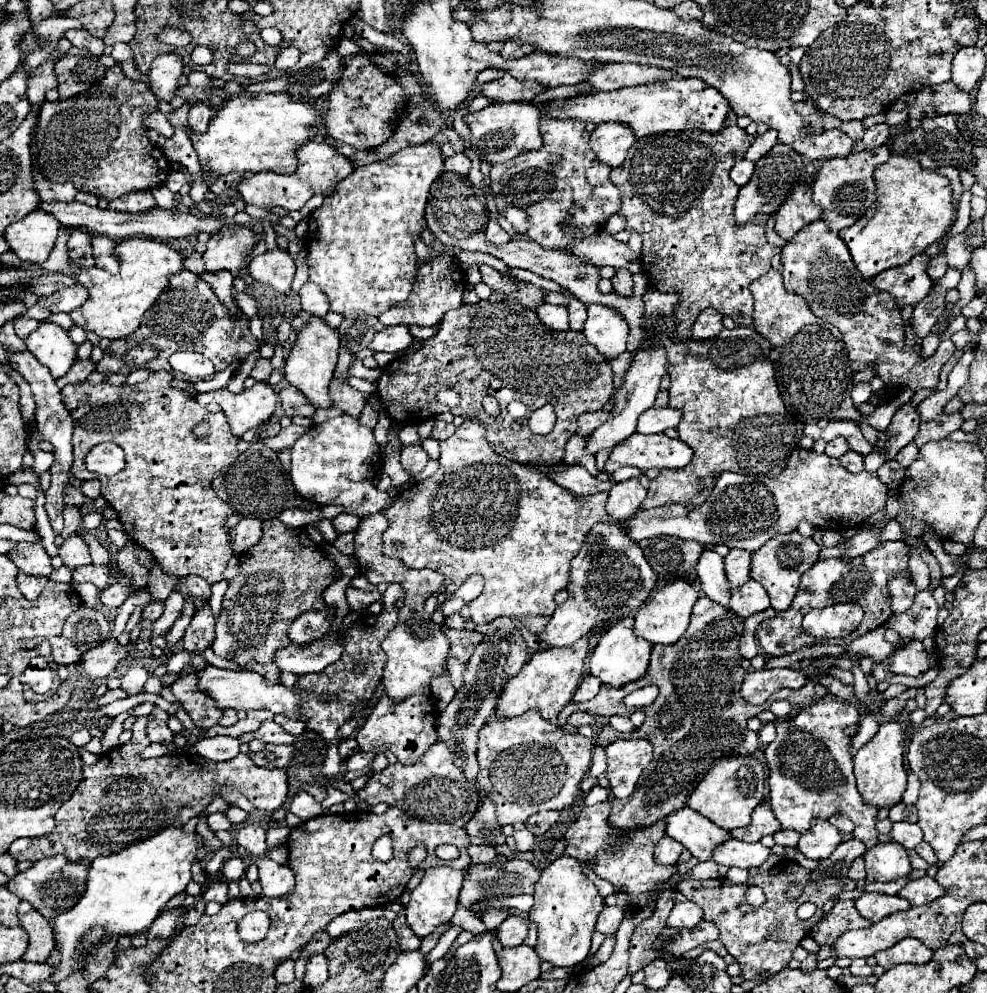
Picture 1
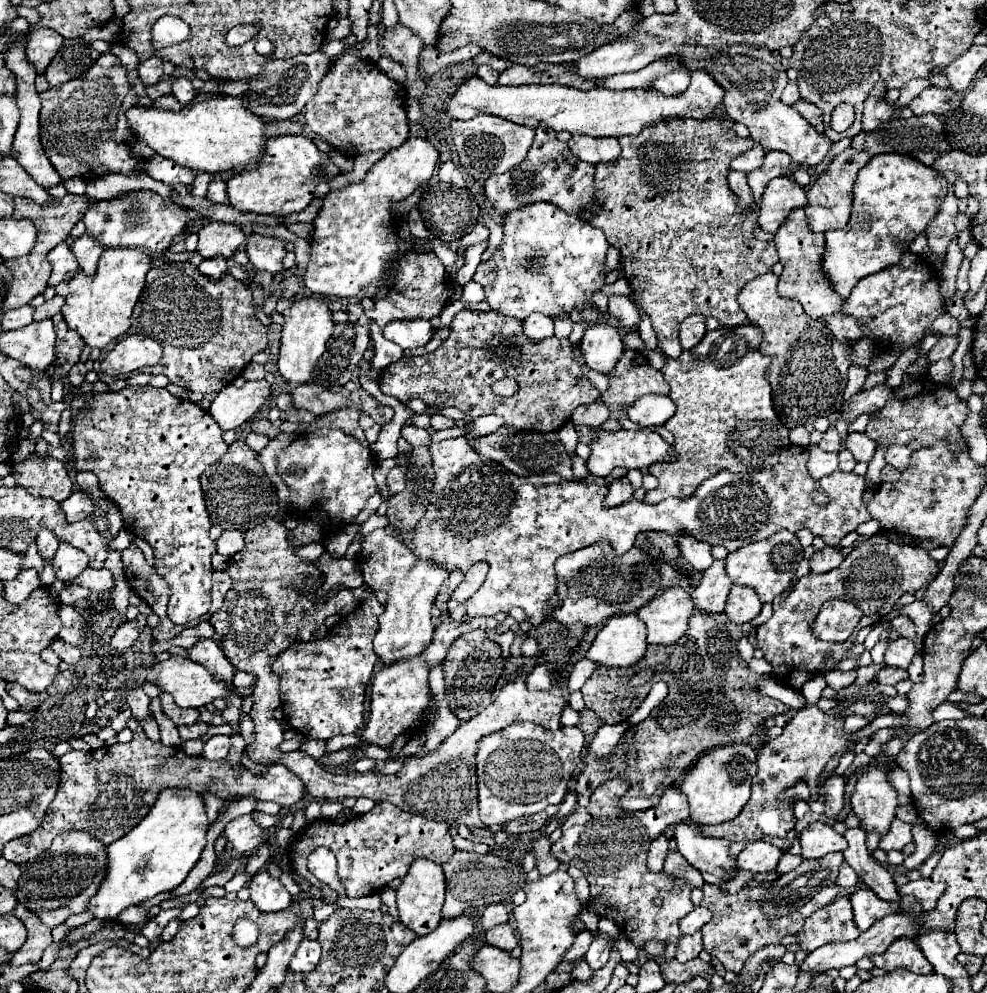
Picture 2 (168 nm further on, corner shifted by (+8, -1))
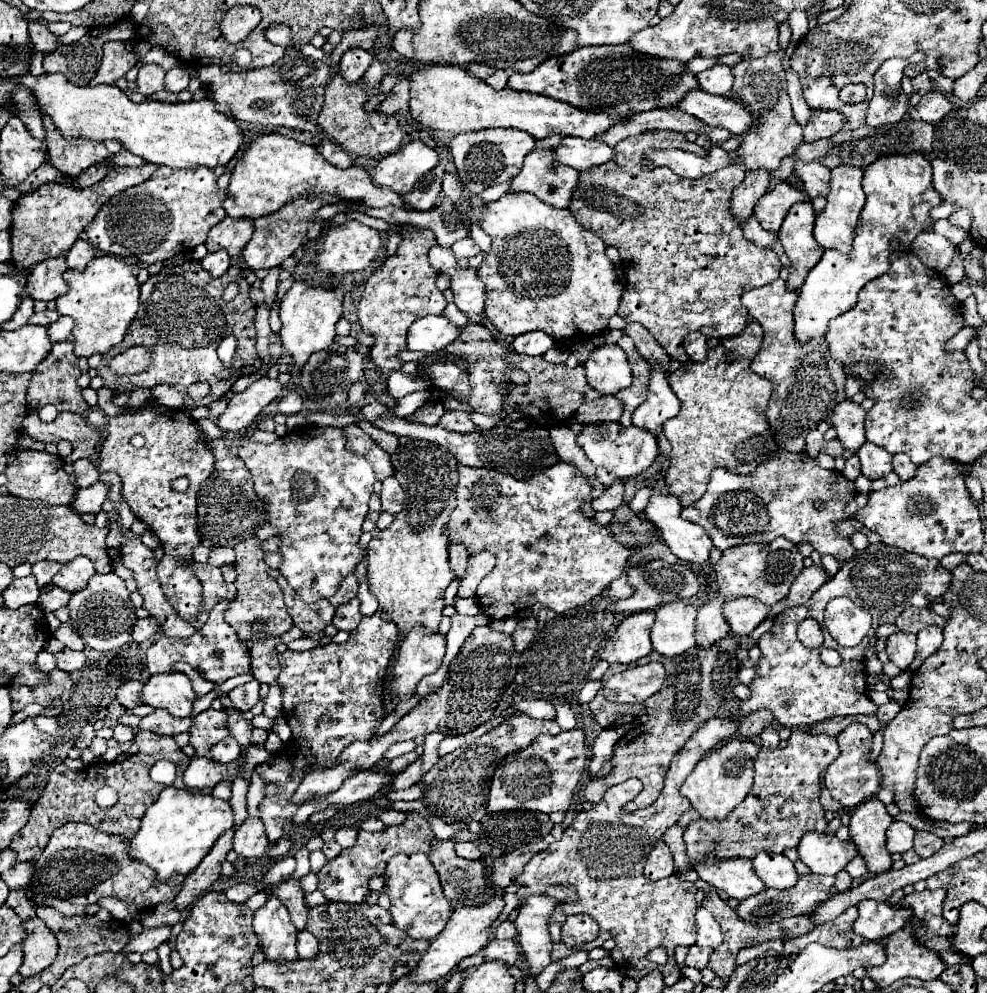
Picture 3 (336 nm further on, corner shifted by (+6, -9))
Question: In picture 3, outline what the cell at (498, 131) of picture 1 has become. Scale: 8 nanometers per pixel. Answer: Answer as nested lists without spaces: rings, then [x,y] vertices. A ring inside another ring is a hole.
[[[492,128],[492,130],[454,136],[450,150],[452,150],[452,158],[460,174],[460,180],[466,184],[468,190],[472,190],[474,194],[480,194],[490,186],[496,186],[500,182],[506,182],[518,176],[522,170],[522,162],[526,154],[534,150],[534,144],[536,140],[528,132],[512,130],[512,128]]]

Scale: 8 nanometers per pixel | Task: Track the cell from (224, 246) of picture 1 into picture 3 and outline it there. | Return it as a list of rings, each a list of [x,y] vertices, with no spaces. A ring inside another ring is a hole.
[[[226,216],[222,222],[218,222],[206,238],[208,252],[216,252],[220,248],[228,250],[230,256],[238,256],[248,240],[252,238],[254,224],[250,218],[230,218]]]

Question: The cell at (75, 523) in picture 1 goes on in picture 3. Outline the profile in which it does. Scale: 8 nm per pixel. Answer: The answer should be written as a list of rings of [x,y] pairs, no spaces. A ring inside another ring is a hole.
[[[94,482],[92,486],[88,488],[80,488],[78,490],[78,498],[74,500],[72,504],[72,510],[78,512],[78,514],[84,514],[84,512],[90,512],[90,514],[98,514],[102,504],[106,502],[106,494],[108,494],[108,484],[104,482]]]

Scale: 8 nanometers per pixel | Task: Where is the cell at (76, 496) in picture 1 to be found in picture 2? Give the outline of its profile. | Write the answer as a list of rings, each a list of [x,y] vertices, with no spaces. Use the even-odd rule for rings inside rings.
[[[30,454],[26,460],[12,466],[12,476],[18,486],[24,486],[32,496],[64,502],[74,492],[72,478],[64,464],[48,456],[40,458]]]

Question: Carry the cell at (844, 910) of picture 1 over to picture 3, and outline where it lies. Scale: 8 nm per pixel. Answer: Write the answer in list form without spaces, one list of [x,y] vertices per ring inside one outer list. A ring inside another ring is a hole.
[[[848,908],[836,920],[820,924],[820,926],[816,926],[814,930],[810,930],[804,936],[784,942],[784,950],[786,950],[786,954],[798,954],[800,952],[798,948],[802,948],[806,944],[812,944],[812,942],[818,942],[818,944],[824,944],[824,946],[832,946],[832,948],[860,946],[862,938],[858,934],[854,934],[854,930],[852,930],[852,924],[854,924],[856,918],[858,918],[858,910],[856,908]]]

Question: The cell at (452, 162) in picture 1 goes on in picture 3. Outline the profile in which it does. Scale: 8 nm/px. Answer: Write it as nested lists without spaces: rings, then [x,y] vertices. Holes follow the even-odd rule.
[[[446,174],[446,176],[444,176],[444,182],[442,182],[442,192],[444,192],[444,196],[448,196],[450,200],[458,200],[458,198],[460,198],[462,188],[460,188],[460,184],[456,182],[456,178],[454,178],[452,174]]]

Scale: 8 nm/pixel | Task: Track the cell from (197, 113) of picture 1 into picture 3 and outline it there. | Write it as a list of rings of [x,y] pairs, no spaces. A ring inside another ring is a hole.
[[[172,68],[166,72],[166,88],[170,92],[182,92],[184,88],[188,88],[190,82],[190,74],[186,68]]]

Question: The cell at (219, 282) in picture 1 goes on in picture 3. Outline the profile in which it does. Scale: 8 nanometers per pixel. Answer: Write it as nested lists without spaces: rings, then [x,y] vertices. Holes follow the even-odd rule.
[[[218,250],[218,252],[208,252],[202,260],[200,260],[200,266],[210,272],[212,278],[220,278],[228,268],[230,268],[230,256],[226,250]]]

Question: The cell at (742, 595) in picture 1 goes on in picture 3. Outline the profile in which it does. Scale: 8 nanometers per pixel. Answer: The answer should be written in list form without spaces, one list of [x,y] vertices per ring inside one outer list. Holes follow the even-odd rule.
[[[738,598],[738,600],[726,600],[722,614],[732,634],[748,636],[762,620],[768,618],[770,608],[760,604],[756,598]]]

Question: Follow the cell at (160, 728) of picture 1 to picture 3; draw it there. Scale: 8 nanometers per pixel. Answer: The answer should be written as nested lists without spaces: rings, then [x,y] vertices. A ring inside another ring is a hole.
[[[130,680],[130,682],[124,682],[118,690],[116,690],[116,698],[118,702],[124,706],[124,708],[136,708],[140,706],[140,688],[142,688],[142,682],[140,680]]]

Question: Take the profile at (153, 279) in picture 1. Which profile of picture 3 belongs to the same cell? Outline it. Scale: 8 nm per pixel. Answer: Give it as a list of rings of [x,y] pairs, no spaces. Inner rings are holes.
[[[98,256],[84,270],[66,270],[64,280],[68,284],[68,292],[56,298],[56,306],[60,314],[68,314],[74,318],[74,354],[76,356],[92,356],[96,352],[104,354],[114,344],[120,344],[126,328],[138,310],[140,300],[140,284],[136,280],[138,264],[128,264],[118,256]]]

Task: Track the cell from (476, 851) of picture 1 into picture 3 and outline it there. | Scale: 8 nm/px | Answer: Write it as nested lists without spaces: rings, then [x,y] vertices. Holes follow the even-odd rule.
[[[458,842],[456,844],[456,854],[462,856],[462,858],[468,858],[468,860],[480,860],[480,850],[472,844],[472,842]]]

